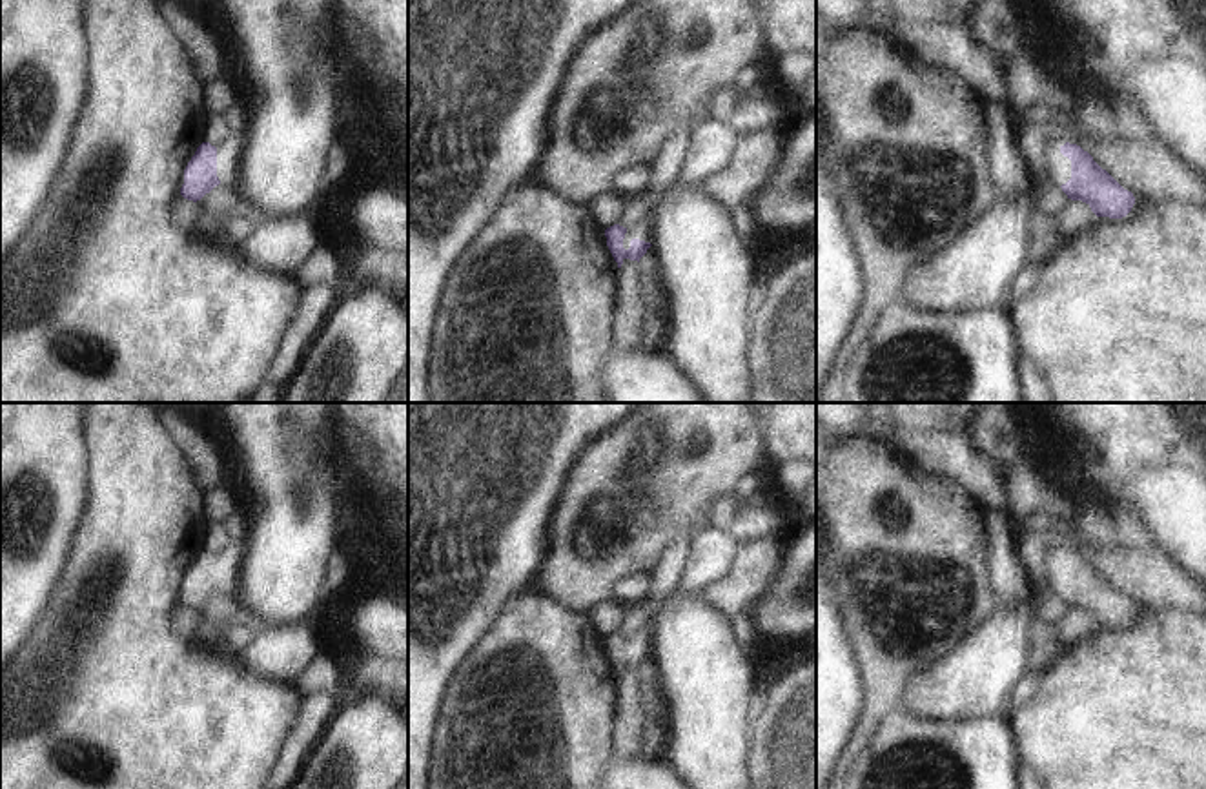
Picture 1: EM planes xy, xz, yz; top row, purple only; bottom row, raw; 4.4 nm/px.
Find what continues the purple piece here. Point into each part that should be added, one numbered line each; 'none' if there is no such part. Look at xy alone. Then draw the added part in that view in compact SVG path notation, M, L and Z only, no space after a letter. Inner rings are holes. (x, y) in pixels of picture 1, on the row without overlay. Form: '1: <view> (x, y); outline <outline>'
1: xy (230, 560); outline M233 541L217 556L217 585L220 592L237 594L239 572L246 556L246 545Z

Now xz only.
1: xz (643, 638); outline M645 621L636 632L632 632L625 641L623 656L629 658L632 647L652 651L654 629L656 621Z

